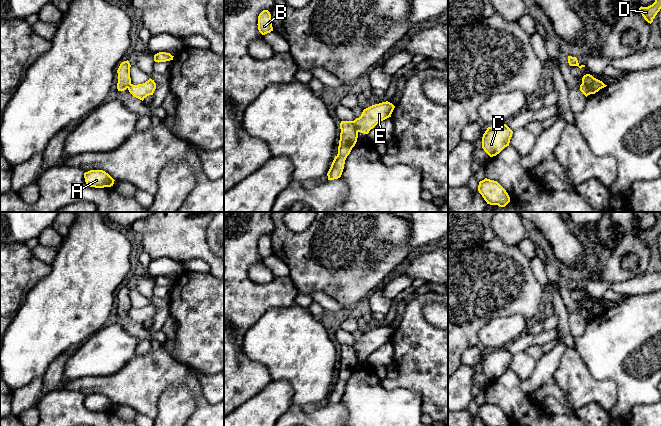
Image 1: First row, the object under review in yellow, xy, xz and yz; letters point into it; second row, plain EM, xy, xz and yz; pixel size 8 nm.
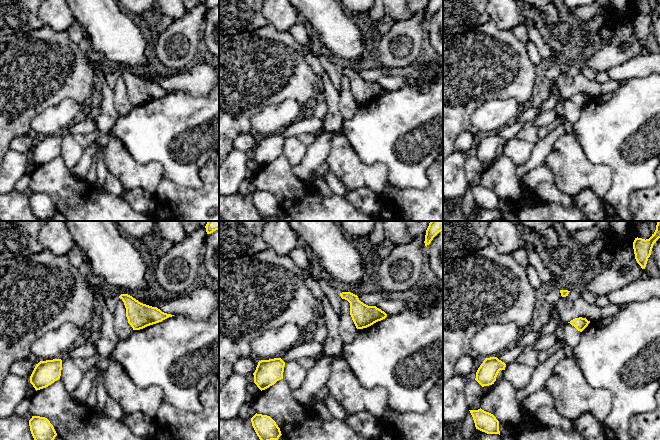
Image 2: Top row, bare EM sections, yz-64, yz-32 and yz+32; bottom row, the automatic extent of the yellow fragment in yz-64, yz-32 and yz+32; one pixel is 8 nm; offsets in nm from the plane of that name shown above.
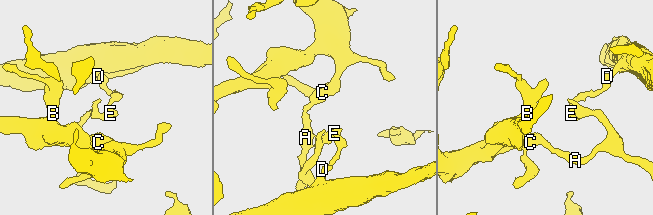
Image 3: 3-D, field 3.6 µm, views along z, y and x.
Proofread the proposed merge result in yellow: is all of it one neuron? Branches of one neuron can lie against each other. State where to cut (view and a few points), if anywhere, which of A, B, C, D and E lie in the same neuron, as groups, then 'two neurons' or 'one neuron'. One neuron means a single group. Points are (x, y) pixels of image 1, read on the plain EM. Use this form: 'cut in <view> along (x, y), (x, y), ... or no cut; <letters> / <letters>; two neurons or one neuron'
cut in yz along (581, 308), (590, 317); A B C / D E; two neurons

